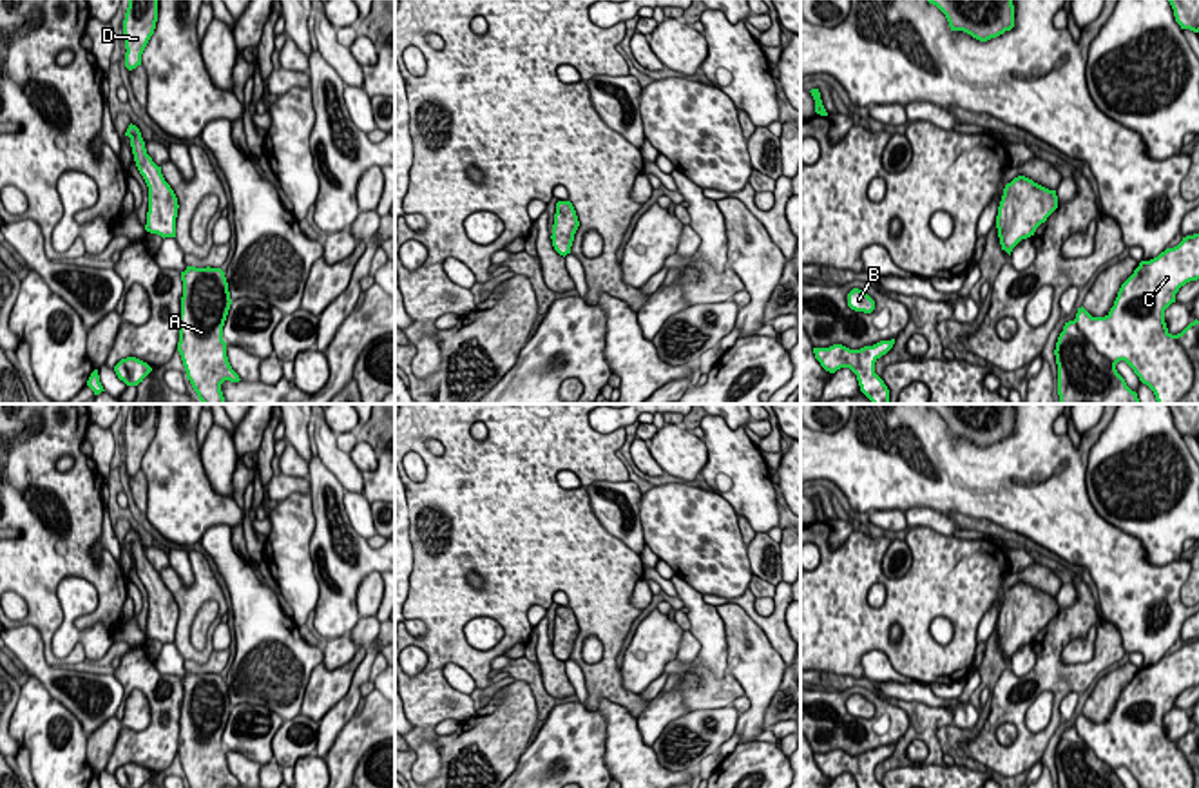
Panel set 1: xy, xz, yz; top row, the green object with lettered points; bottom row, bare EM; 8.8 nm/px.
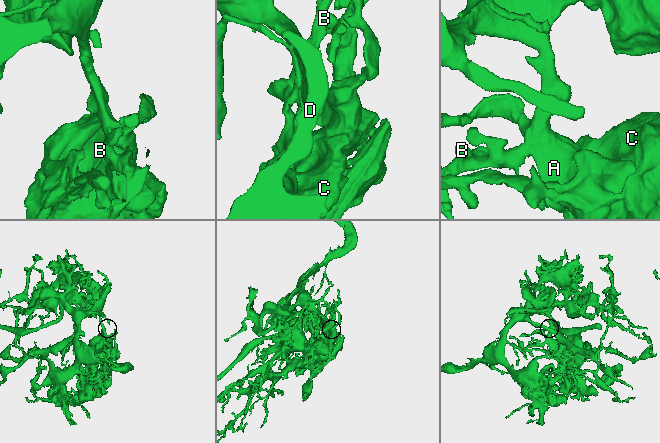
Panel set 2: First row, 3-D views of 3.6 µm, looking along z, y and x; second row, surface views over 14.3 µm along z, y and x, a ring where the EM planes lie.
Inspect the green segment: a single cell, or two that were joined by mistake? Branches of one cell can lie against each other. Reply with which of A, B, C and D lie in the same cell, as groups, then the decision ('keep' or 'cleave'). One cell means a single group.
A B C D | keep

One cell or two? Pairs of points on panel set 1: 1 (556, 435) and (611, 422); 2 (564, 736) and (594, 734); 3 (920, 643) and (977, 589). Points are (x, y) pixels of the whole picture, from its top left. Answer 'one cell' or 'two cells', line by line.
1: two cells
2: one cell
3: one cell

